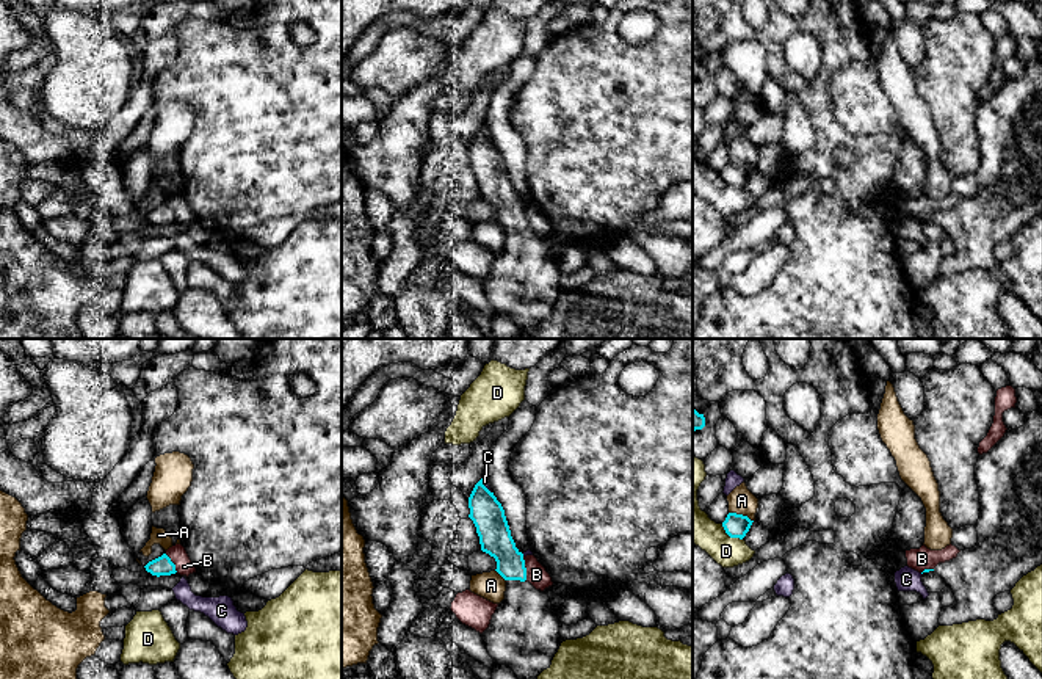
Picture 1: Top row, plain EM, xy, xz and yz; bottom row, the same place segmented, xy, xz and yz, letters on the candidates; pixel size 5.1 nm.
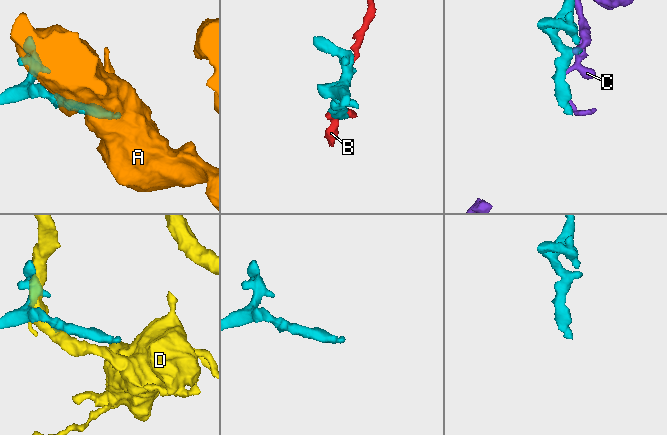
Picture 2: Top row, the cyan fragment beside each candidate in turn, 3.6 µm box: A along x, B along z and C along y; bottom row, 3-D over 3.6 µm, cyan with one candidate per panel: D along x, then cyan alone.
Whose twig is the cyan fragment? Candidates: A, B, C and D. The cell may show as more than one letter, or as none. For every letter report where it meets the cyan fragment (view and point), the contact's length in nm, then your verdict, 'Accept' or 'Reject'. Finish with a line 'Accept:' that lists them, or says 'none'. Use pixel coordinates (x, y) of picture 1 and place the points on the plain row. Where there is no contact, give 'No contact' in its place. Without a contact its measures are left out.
A: Touches cyan at yz (741, 163). Shared border 140 nm. Reject
B: Touches cyan at xz (525, 217). Shared border 120 nm. Reject
C: Touches cyan at xz (484, 135). Shared border 90 nm. Reject
D: Touches cyan at yz (730, 185). Shared border 140 nm. Reject
Accept: none

